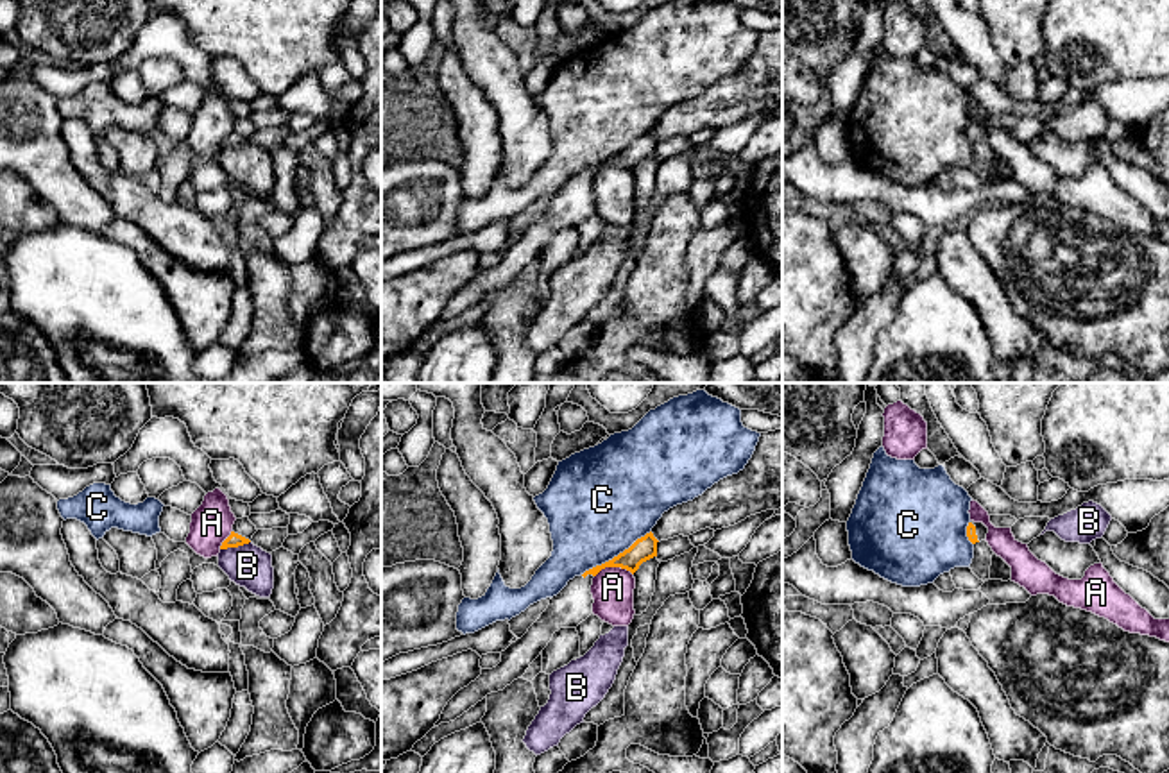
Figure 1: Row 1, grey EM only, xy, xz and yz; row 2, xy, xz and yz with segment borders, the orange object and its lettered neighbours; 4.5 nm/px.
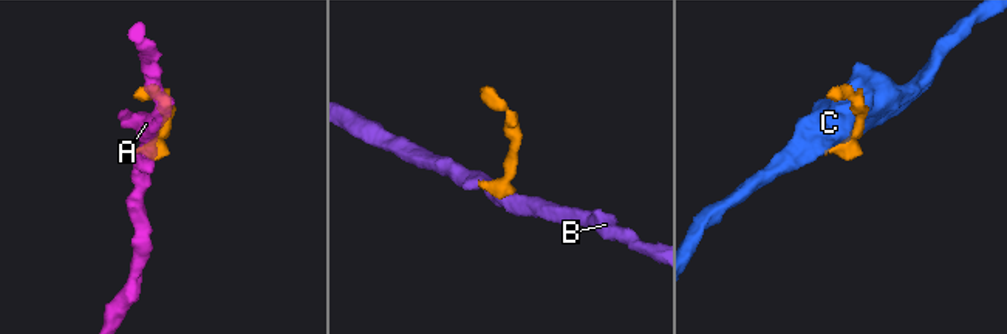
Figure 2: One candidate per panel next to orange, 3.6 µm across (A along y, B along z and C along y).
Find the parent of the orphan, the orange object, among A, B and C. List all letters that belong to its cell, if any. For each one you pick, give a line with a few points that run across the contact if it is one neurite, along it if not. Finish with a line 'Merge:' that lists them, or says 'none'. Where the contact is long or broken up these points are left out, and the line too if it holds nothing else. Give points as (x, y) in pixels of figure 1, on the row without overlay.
Merge: none

